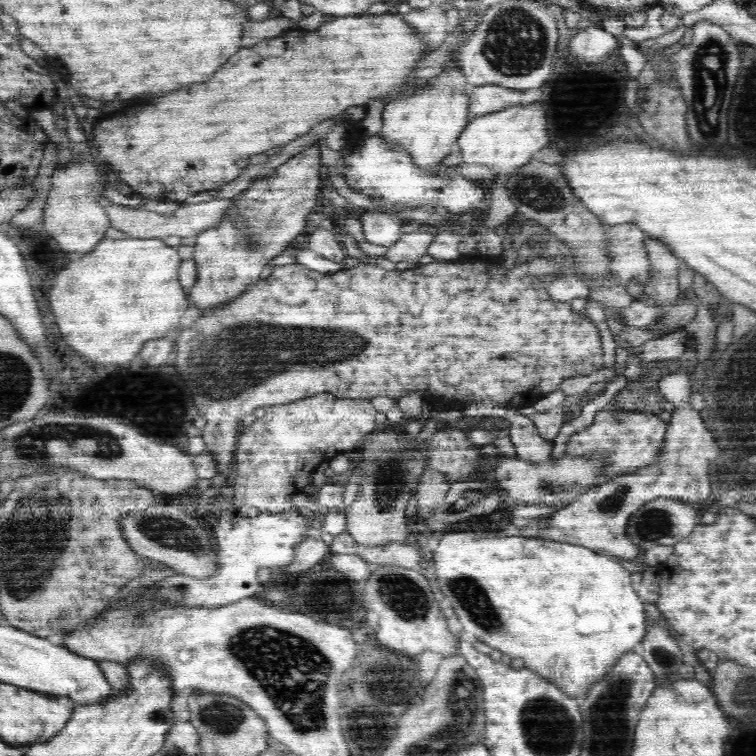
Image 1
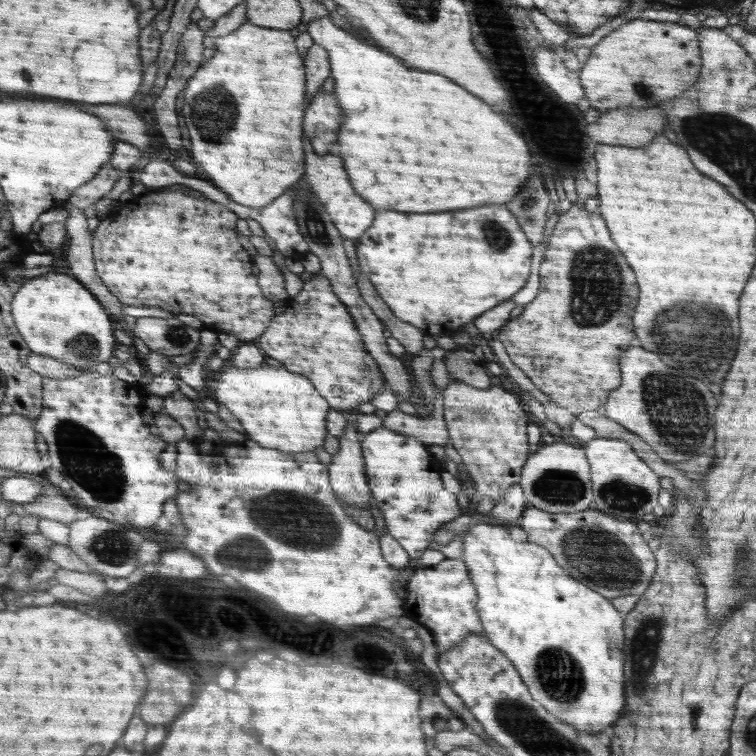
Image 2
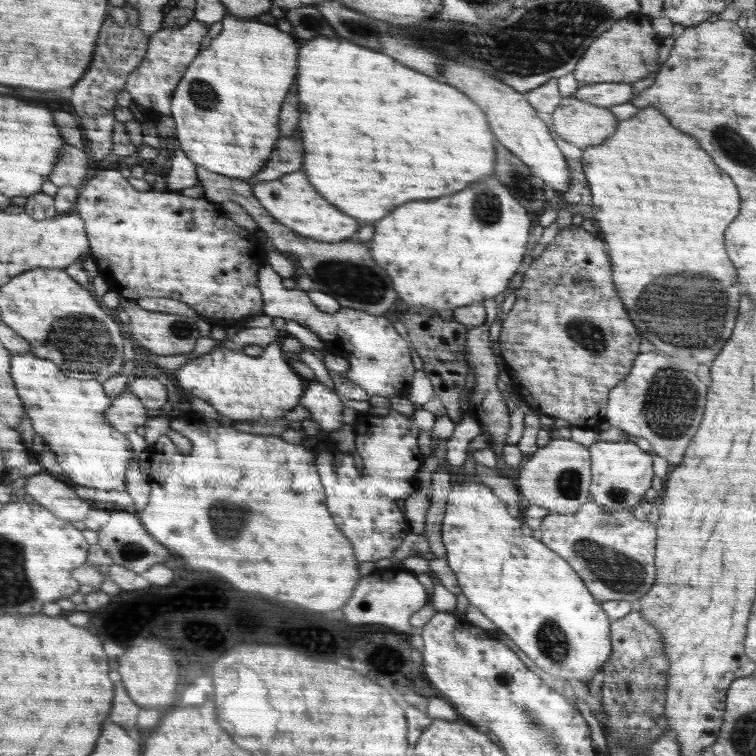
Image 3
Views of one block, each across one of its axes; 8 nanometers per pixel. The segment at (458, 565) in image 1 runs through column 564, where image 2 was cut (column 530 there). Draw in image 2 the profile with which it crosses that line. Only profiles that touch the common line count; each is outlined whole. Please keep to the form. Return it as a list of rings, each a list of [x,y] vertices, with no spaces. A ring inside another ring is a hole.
[[[480,522],[472,525],[464,535],[463,540],[463,553],[462,557],[466,566],[468,566],[469,573],[473,583],[477,588],[476,610],[480,614],[480,622],[484,628],[484,635],[487,636],[488,641],[496,647],[496,649],[504,652],[506,658],[511,659],[511,663],[516,666],[516,670],[520,670],[520,674],[524,674],[524,682],[528,682],[528,688],[532,690],[531,697],[536,698],[536,702],[544,702],[544,706],[548,706],[548,712],[552,710],[552,714],[556,714],[556,718],[560,718],[562,722],[567,722],[572,726],[576,726],[577,732],[596,735],[597,732],[605,732],[610,726],[616,724],[616,720],[620,718],[620,712],[624,712],[624,670],[625,670],[625,653],[626,644],[624,643],[624,632],[622,630],[622,615],[610,599],[604,598],[604,595],[594,592],[589,586],[578,582],[572,575],[568,576],[567,571],[564,572],[554,558],[536,544],[514,544],[508,536],[508,530],[502,528],[502,525],[494,523]]]

